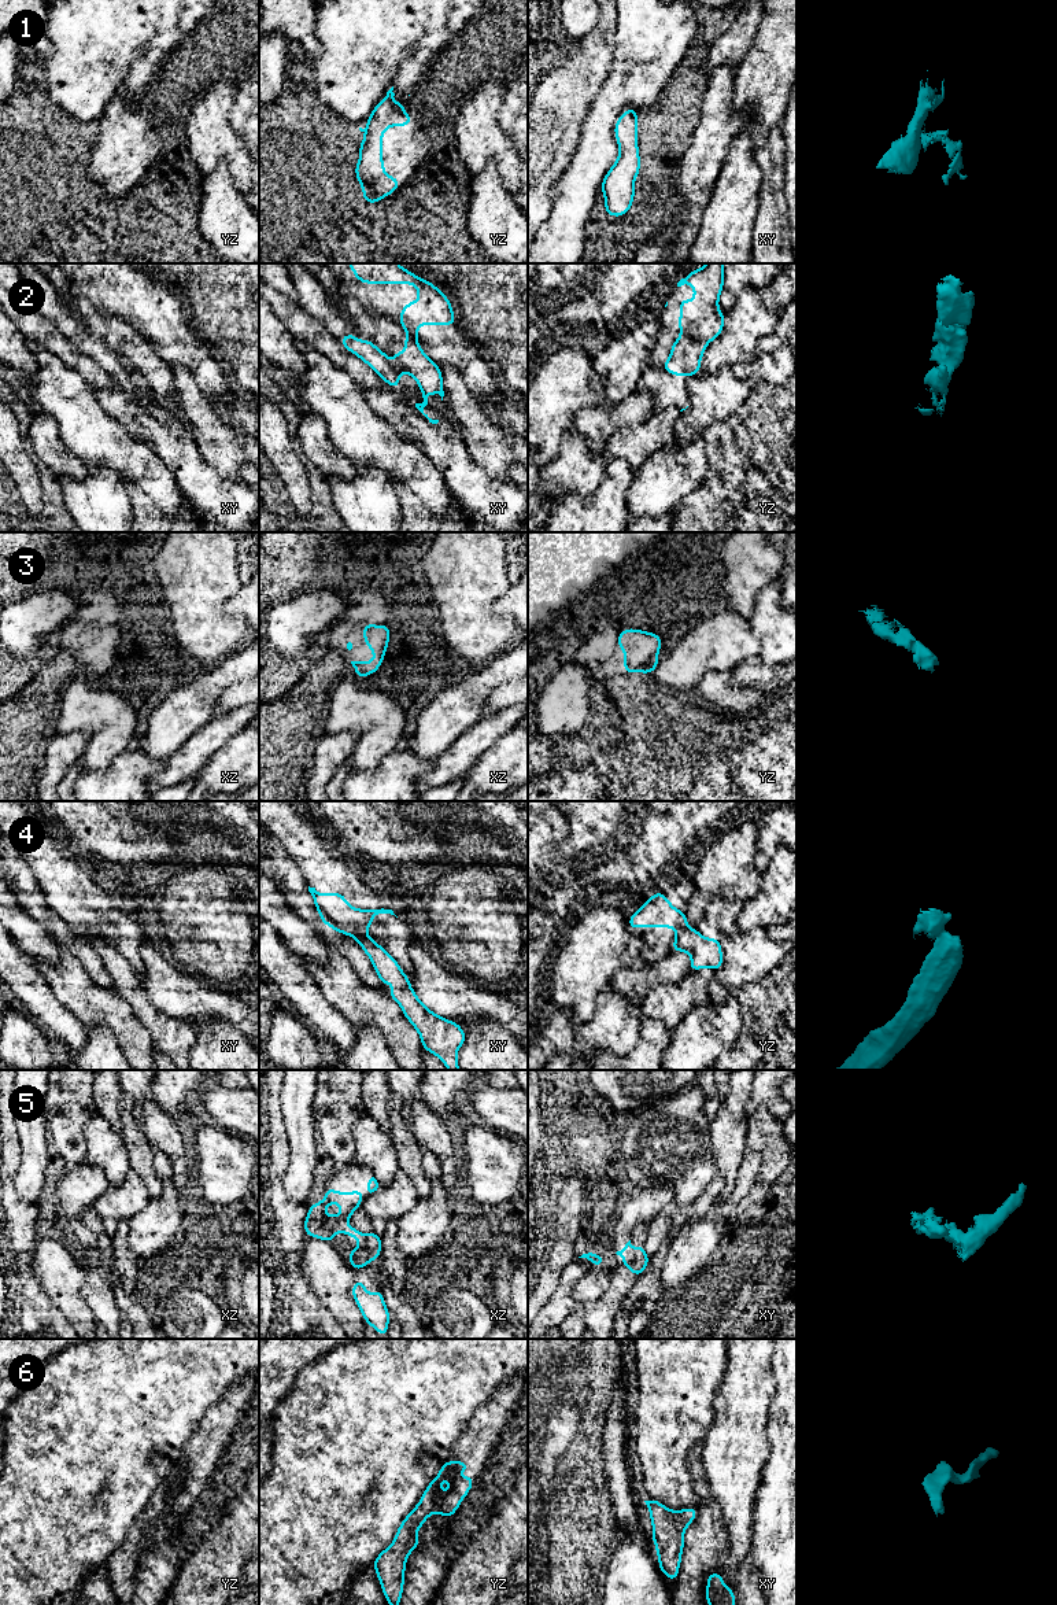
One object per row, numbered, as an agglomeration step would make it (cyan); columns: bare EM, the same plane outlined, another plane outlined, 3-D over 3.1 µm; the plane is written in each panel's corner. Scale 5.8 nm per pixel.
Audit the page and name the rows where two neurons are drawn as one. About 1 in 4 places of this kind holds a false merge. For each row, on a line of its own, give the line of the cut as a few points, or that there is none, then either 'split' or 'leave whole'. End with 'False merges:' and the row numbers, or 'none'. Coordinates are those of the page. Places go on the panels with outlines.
1: no cut; leave whole
2: cut in yz along (683, 332), (706, 343); split
3: no cut; leave whole
4: cut in xy along (363, 930), (359, 930), (354, 937); split
5: cut in xy along (635, 1249), (634, 1257), (624, 1265); split
6: no cut; leave whole
False merges: 2, 4, 5

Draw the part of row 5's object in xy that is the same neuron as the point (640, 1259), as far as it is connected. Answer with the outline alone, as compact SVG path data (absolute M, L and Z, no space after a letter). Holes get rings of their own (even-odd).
M639 1246L635 1248L633 1259L624 1265L624 1268L629 1269L636 1277L639 1277L648 1265L650 1258L647 1257L644 1246Z

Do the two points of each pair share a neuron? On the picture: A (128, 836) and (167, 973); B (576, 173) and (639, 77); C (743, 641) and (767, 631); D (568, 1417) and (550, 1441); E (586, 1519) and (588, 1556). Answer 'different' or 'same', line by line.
A: different
B: same
C: different
D: same
E: same

